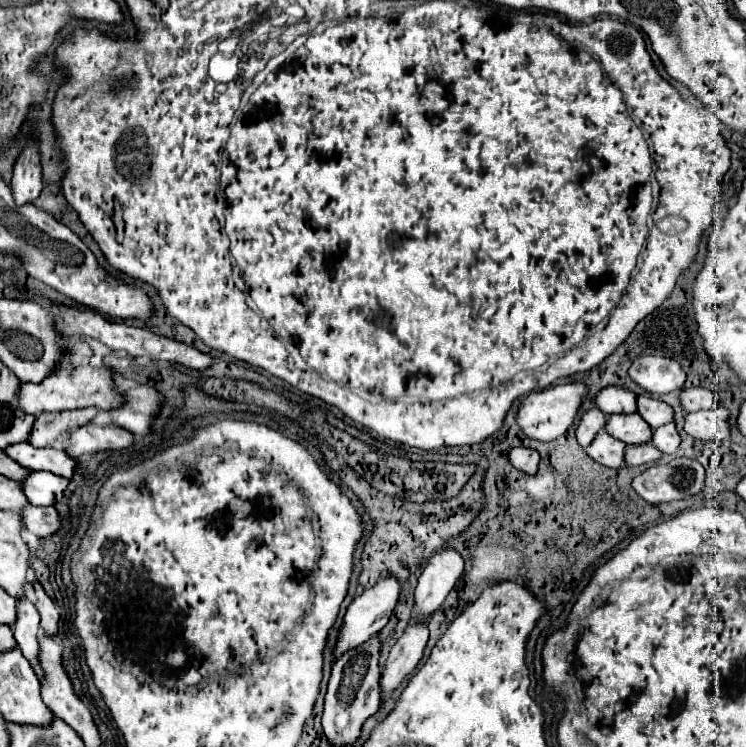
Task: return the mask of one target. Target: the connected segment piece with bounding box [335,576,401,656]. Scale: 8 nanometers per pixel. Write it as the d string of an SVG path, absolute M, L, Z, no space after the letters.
M385 576L375 586L365 588L363 594L357 596L347 608L345 622L343 622L343 628L341 628L341 636L339 636L337 646L335 646L335 656L363 644L371 634L377 634L389 622L389 618L393 614L393 608L399 600L399 592L401 592L401 584L399 584L397 576Z

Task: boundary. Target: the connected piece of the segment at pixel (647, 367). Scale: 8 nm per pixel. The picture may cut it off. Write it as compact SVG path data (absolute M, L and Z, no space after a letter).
M643 354L633 360L627 374L643 390L647 390L649 394L655 394L655 396L675 392L675 390L683 388L683 384L685 384L685 374L683 374L683 368L679 366L679 362L665 358L665 356Z

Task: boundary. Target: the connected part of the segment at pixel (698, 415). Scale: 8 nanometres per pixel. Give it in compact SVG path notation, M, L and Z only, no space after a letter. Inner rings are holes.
M721 406L713 410L699 410L685 416L683 430L695 440L727 440L729 438L729 412Z

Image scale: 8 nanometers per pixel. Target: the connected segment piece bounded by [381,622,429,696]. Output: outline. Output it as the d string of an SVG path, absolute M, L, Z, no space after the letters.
M411 622L405 628L405 632L397 640L385 662L385 670L381 678L383 696L391 694L401 684L401 680L417 668L419 660L423 658L427 640L429 640L427 622Z

